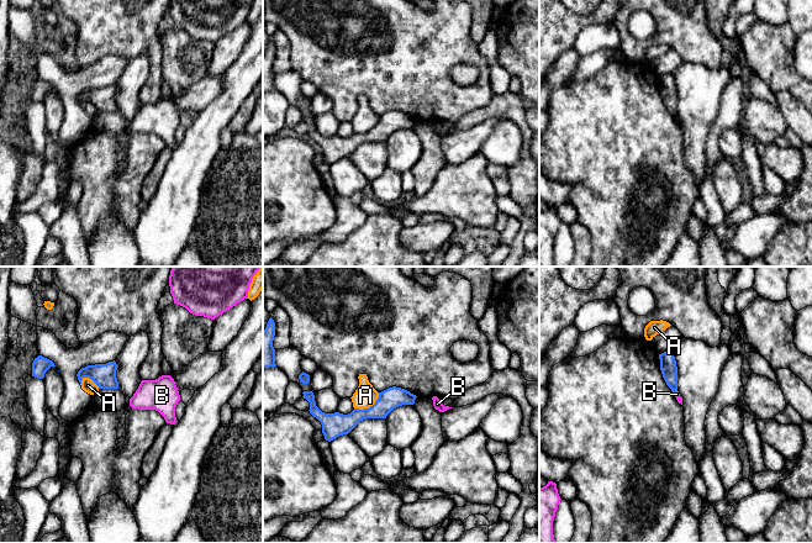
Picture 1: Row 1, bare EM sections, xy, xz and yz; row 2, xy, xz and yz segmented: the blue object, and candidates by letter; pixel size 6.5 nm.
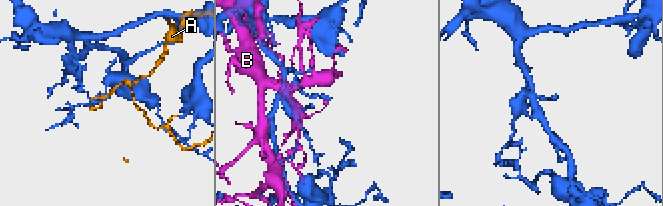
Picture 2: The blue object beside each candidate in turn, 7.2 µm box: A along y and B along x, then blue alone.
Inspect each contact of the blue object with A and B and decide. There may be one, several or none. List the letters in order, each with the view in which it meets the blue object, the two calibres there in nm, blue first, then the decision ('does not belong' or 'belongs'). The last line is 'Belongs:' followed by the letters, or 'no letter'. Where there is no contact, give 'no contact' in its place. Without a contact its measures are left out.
A: contact in xz; calibres 150 and 150 nm; does not belong
B: contact in yz; calibres 110 and 40 nm; does not belong
Belongs: no letter

